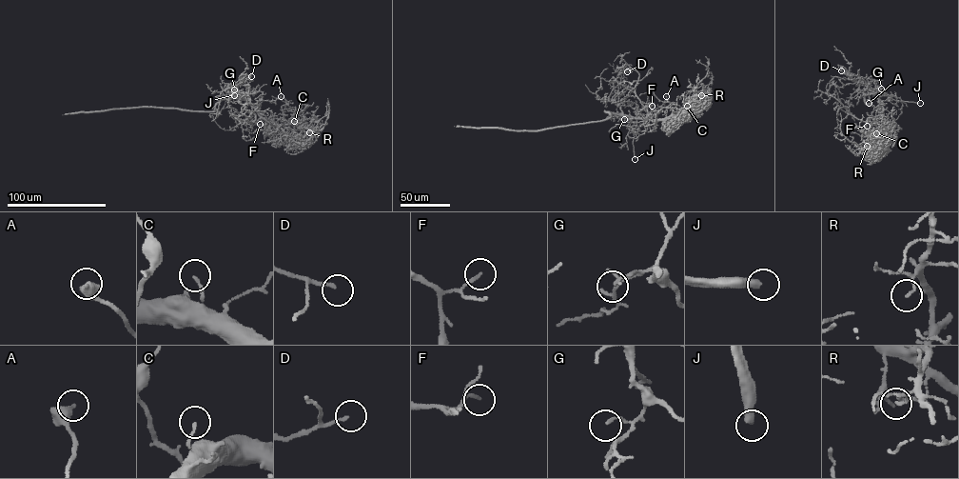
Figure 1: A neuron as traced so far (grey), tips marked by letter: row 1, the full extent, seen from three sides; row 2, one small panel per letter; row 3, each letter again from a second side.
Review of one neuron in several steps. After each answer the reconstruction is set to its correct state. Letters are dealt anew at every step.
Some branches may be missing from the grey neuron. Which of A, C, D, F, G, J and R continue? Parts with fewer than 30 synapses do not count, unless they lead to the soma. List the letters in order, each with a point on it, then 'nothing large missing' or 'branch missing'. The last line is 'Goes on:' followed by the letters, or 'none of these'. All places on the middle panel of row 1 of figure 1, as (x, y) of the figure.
A: place (666, 96); nothing large missing
C: place (687, 106); nothing large missing
D: place (627, 71); branch missing
F: place (652, 106); nothing large missing
G: place (624, 119); nothing large missing
J: place (635, 159); branch missing
R: place (701, 95); branch missing
Goes on: D, J, R

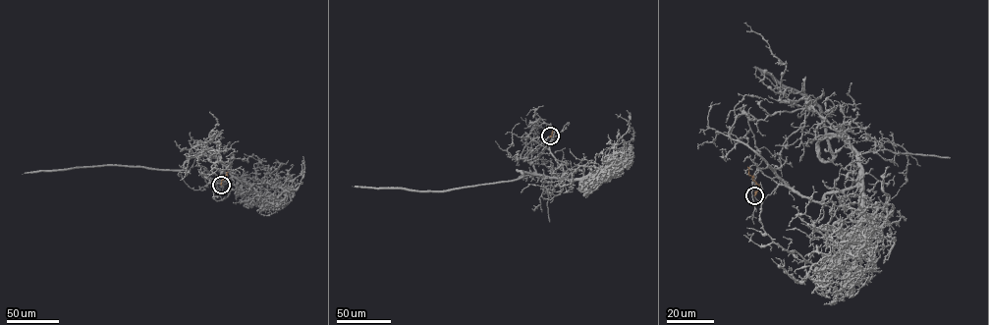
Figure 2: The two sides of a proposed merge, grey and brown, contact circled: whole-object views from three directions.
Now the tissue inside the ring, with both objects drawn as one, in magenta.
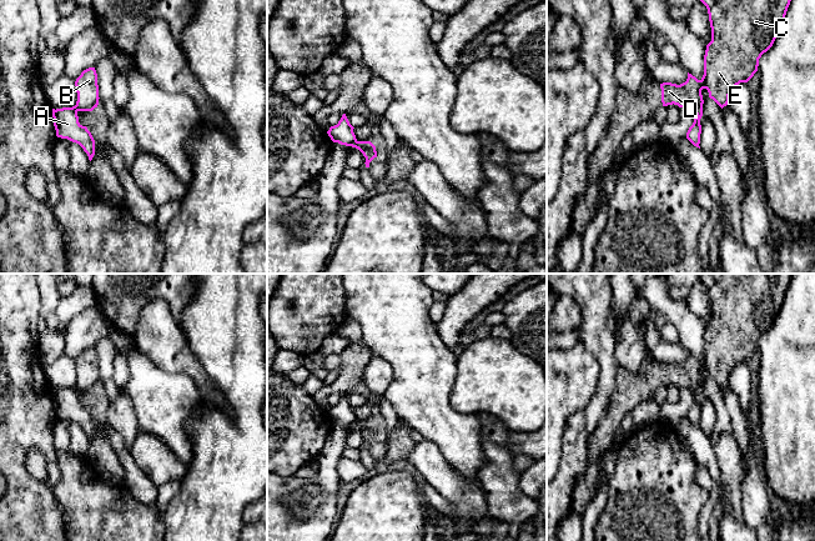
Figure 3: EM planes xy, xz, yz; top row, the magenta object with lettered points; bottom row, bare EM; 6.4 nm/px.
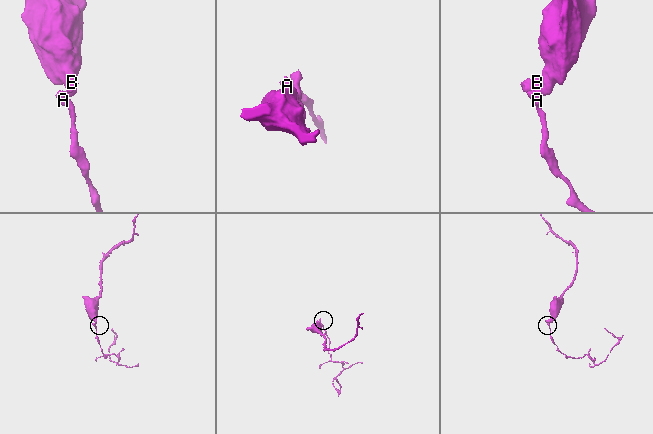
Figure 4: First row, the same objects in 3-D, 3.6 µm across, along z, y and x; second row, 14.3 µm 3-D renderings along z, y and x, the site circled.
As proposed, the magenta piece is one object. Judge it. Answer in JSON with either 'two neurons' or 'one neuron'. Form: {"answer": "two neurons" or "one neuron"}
{"answer": "two neurons"}

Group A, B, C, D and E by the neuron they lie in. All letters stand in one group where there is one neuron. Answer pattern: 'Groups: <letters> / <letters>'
Groups: A / B C D E

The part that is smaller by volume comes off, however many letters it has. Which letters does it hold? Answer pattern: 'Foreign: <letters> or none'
Foreign: A

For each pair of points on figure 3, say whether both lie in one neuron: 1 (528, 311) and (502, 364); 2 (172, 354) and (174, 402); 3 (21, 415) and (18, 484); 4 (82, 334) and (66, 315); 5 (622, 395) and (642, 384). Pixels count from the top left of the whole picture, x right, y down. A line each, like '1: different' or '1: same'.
1: different
2: different
3: same
4: different
5: same

